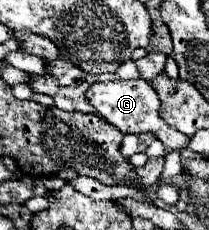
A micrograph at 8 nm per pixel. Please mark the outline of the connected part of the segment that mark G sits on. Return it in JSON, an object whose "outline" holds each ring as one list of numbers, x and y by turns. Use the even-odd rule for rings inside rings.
{"outline":[[135,78,135,80,111,80,111,82,95,82,89,88,89,100,91,104,97,108,97,112,111,122,113,126,117,126,123,134,143,134,143,132,151,132,155,134,155,138,159,138,167,152,175,150,175,148,185,148,189,144,189,138,185,134,181,134,179,130,173,130,171,126,165,126,165,120,159,118,159,98,157,92,153,90,151,82,145,82,143,78]]}

